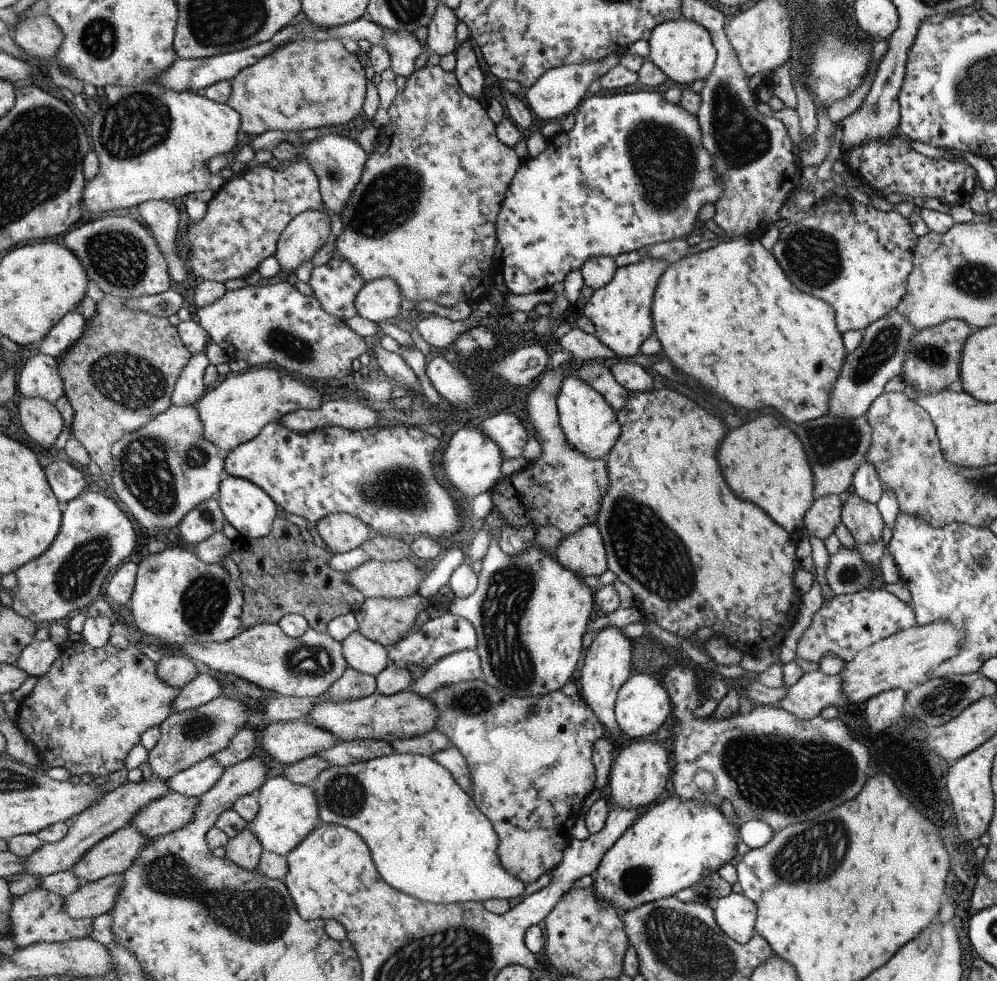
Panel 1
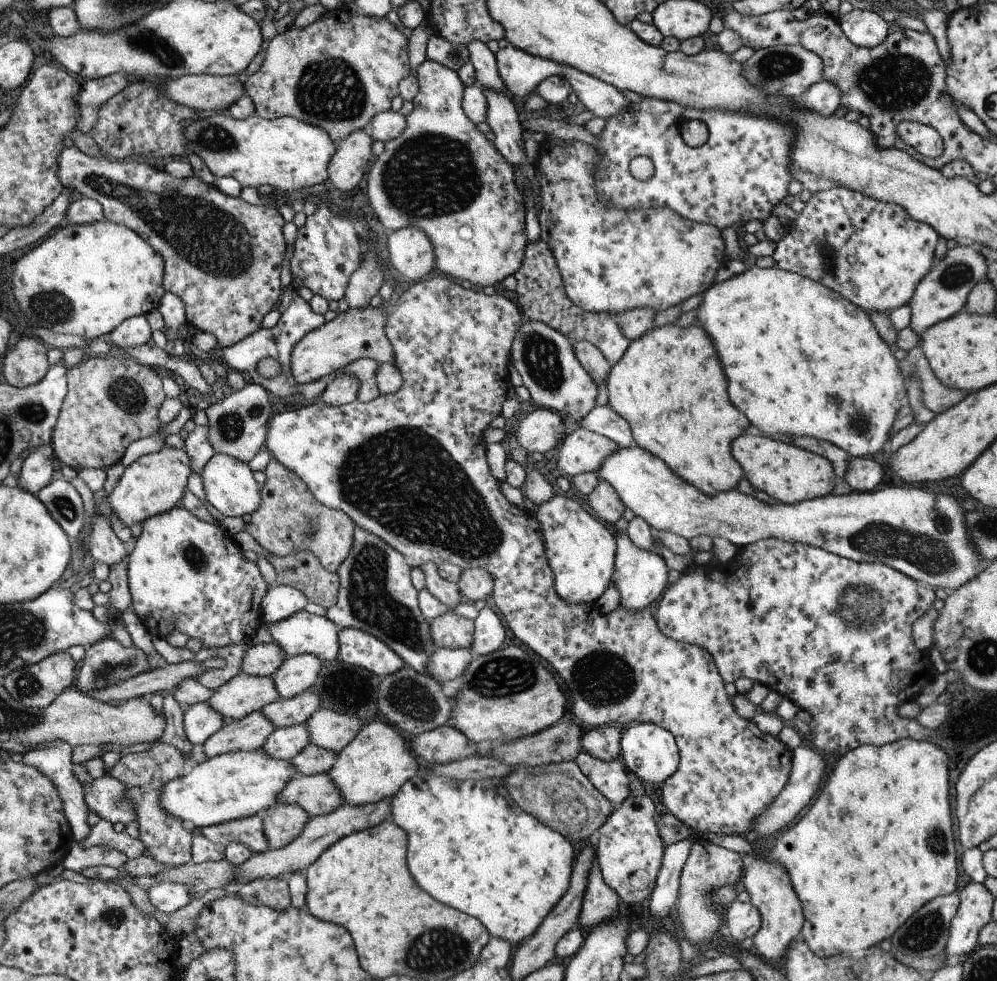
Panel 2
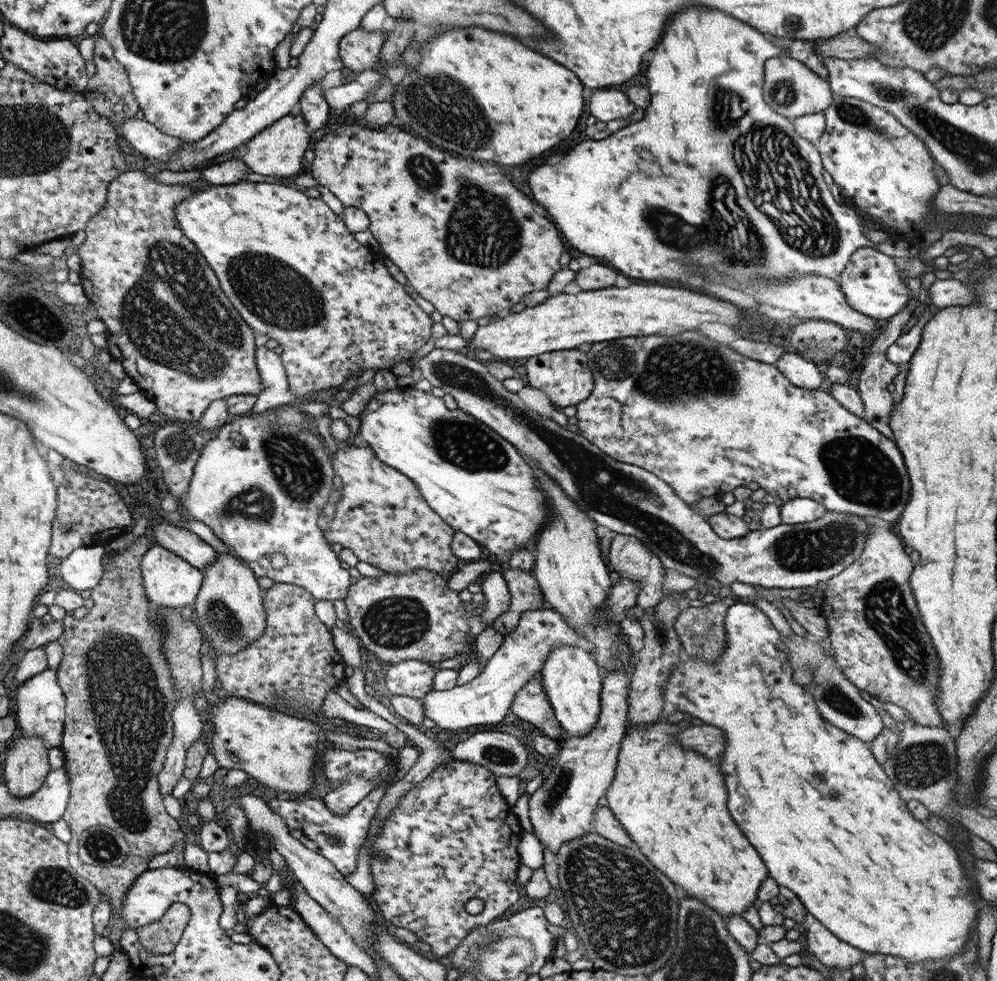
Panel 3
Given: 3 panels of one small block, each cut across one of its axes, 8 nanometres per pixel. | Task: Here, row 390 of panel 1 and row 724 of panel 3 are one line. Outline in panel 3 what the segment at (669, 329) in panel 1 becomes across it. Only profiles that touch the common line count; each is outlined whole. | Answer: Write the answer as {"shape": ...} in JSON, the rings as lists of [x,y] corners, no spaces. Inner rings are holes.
{"shape":[[[750,601],[747,603],[732,603],[726,612],[725,629],[726,645],[717,662],[707,662],[701,658],[692,658],[684,646],[680,646],[681,662],[676,664],[675,671],[670,675],[669,681],[663,690],[663,697],[668,709],[673,712],[681,712],[692,716],[692,723],[702,723],[718,726],[724,730],[728,744],[726,752],[720,758],[722,772],[726,774],[726,788],[728,788],[728,810],[732,818],[738,822],[740,830],[746,834],[750,844],[758,850],[762,857],[769,876],[779,886],[786,886],[801,900],[808,913],[815,916],[830,932],[833,932],[840,940],[869,953],[878,953],[887,956],[899,957],[908,962],[924,962],[924,960],[944,960],[957,956],[965,950],[966,942],[971,940],[972,932],[976,930],[978,918],[978,906],[972,896],[973,882],[966,876],[967,870],[962,866],[959,855],[952,848],[949,841],[924,827],[907,807],[905,801],[896,790],[894,783],[883,769],[883,765],[871,751],[870,743],[856,738],[837,726],[832,726],[824,721],[811,691],[806,691],[804,686],[792,681],[794,668],[789,663],[788,649],[784,640],[775,629],[773,622]]]}

